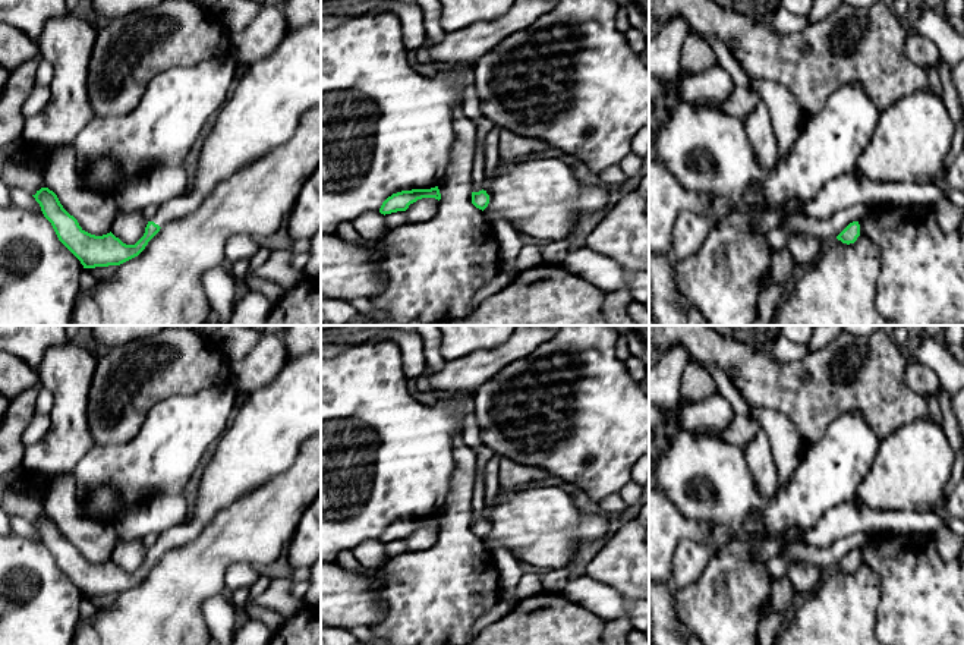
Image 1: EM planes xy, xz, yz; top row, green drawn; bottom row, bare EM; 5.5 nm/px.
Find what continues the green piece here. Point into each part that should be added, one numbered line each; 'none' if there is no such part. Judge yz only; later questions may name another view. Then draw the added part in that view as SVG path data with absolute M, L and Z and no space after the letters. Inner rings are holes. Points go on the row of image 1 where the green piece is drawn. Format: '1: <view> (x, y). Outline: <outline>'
none

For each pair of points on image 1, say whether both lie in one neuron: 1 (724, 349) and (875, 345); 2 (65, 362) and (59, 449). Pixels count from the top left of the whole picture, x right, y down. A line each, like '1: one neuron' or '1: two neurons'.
1: one neuron
2: one neuron

